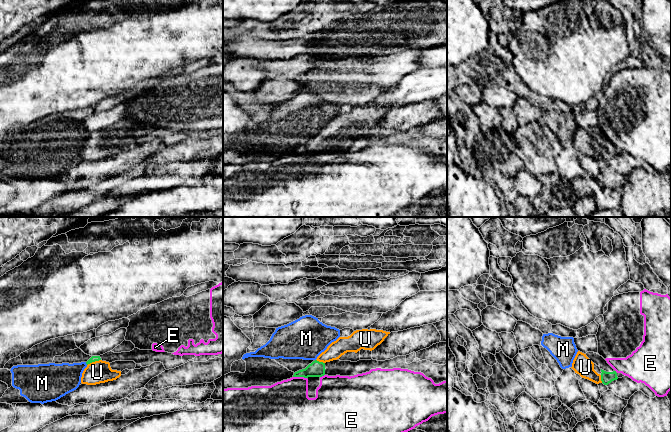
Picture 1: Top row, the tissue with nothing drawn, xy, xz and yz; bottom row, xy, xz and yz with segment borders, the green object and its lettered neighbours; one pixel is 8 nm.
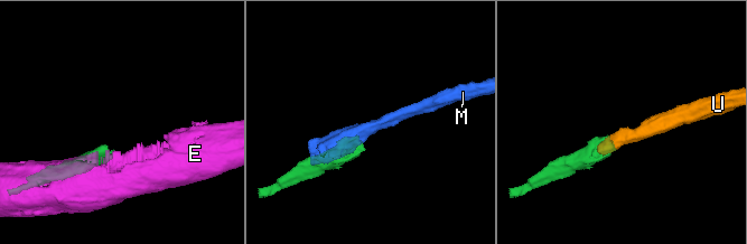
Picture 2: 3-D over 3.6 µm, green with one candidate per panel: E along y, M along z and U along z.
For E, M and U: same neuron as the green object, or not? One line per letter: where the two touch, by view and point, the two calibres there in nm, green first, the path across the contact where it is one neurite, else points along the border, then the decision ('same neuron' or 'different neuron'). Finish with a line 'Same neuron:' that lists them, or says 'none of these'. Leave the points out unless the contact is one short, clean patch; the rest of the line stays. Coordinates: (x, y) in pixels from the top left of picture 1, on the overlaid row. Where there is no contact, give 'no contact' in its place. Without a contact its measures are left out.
E: meets green in xz at (300, 376); 130 nm thick on the green side, 360 nm on the other; different neuron
M: meets green in xy at (86, 363); 50 nm thick on the green side, 260 nm on the other; different neuron
U: meets green in xy at (93, 361); 50 nm thick on the green side, 180 nm on the other; runs through xy (94, 358), (93, 361), (97, 372); same neuron
Same neuron: U

